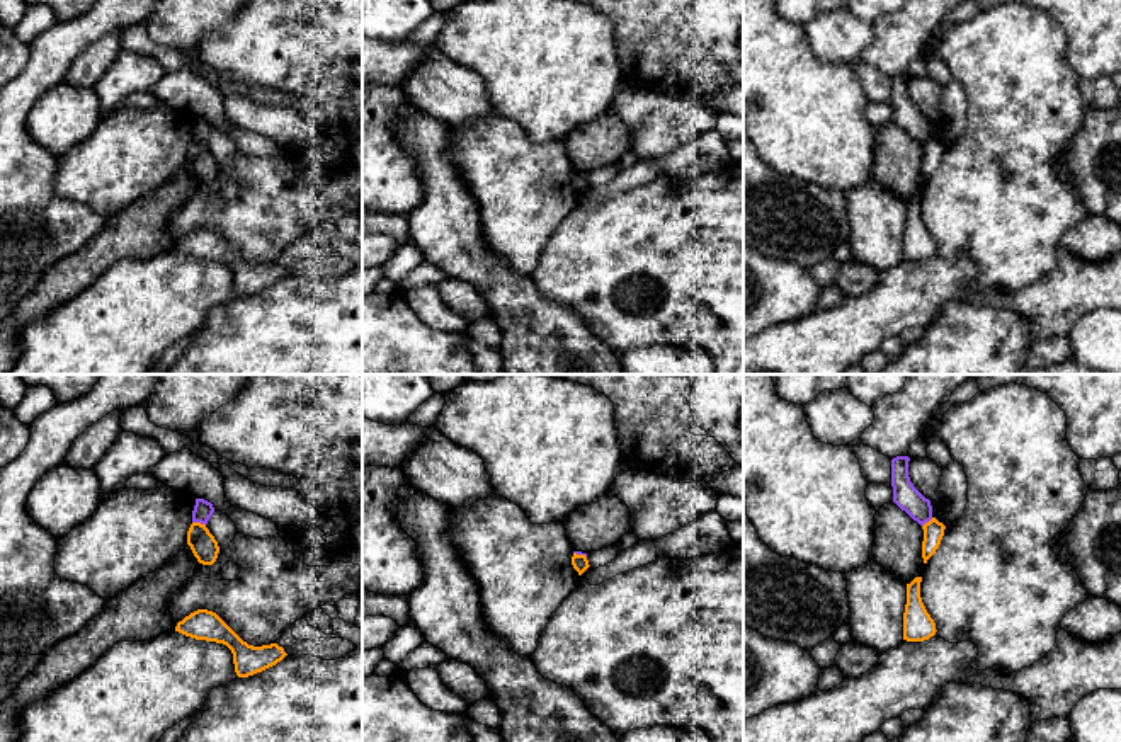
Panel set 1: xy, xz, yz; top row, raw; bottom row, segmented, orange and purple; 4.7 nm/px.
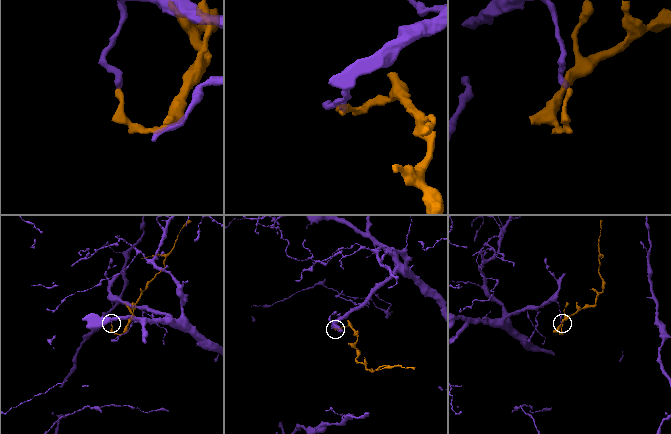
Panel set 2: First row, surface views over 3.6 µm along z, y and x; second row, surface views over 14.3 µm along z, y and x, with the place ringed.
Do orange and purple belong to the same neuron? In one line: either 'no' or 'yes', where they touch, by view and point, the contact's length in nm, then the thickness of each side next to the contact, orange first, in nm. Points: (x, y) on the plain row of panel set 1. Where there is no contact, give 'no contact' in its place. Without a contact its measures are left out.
no | xy (199, 142) | 70 nm | 120/90 nm

